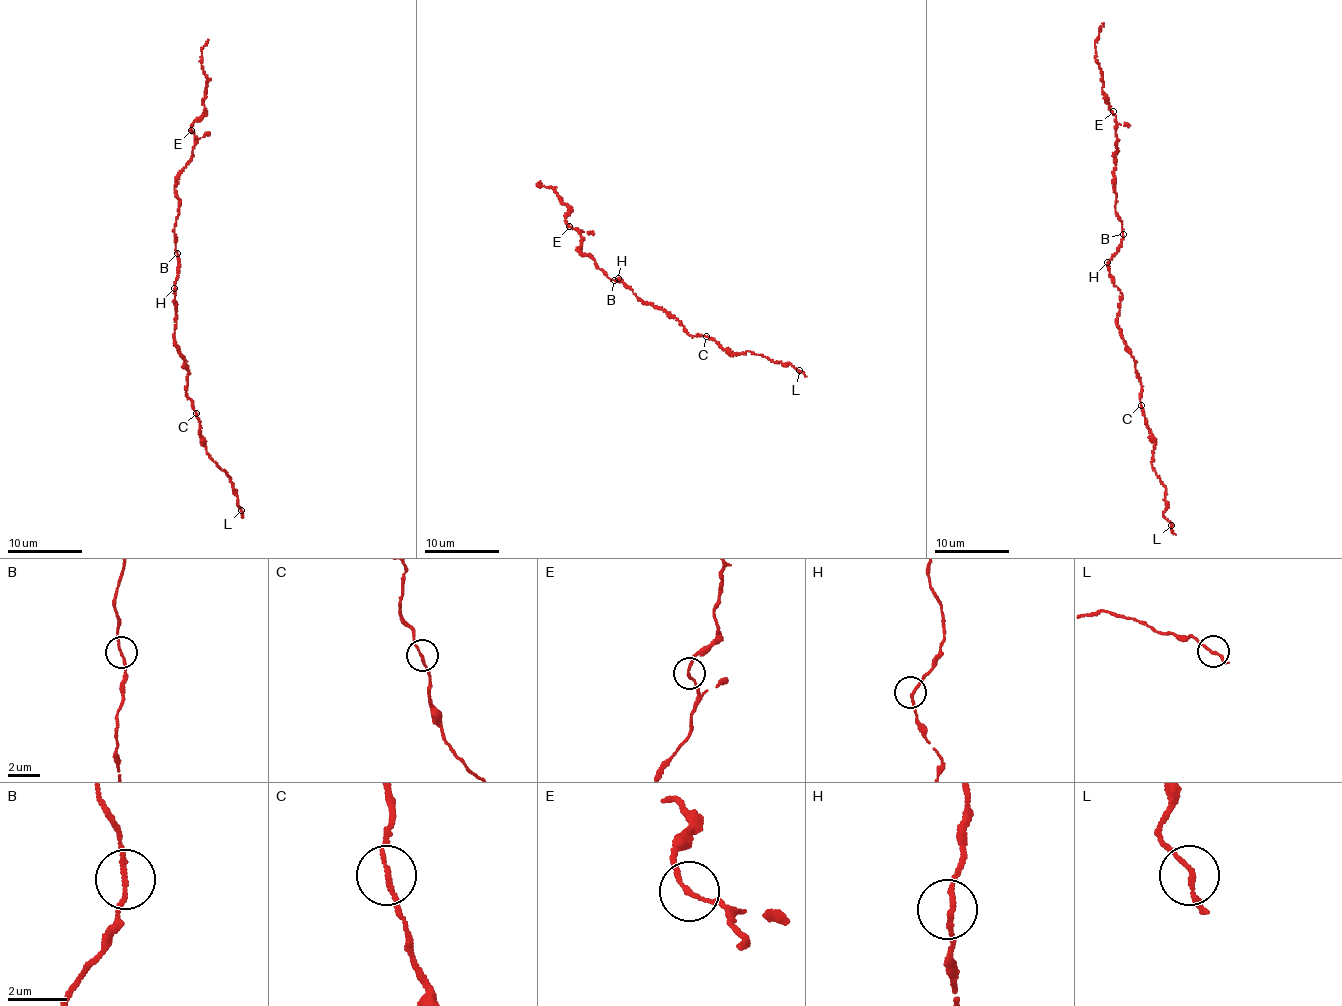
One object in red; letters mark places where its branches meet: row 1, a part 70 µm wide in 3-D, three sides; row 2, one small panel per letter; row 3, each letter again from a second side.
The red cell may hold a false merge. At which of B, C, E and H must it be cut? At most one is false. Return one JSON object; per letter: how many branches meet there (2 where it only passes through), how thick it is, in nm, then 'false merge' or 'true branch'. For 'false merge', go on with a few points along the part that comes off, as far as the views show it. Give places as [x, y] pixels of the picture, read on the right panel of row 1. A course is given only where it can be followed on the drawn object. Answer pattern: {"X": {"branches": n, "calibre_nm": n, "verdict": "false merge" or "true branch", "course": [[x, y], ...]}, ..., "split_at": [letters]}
{"B": {"branches": 2, "calibre_nm": 130, "verdict": "true branch"}, "C": {"branches": 2, "calibre_nm": 130, "verdict": "true branch"}, "E": {"branches": 2, "calibre_nm": 140, "verdict": "true branch"}, "H": {"branches": 2, "calibre_nm": 140, "verdict": "true branch"}, "split_at": []}

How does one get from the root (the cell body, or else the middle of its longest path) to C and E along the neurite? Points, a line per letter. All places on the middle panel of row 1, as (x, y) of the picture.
C: (622, 279), (638, 299), (676, 318), (692, 336), (706, 336)
E: (622, 279), (611, 279), (595, 266), (595, 261), (579, 254), (577, 249), (583, 238), (569, 226)

